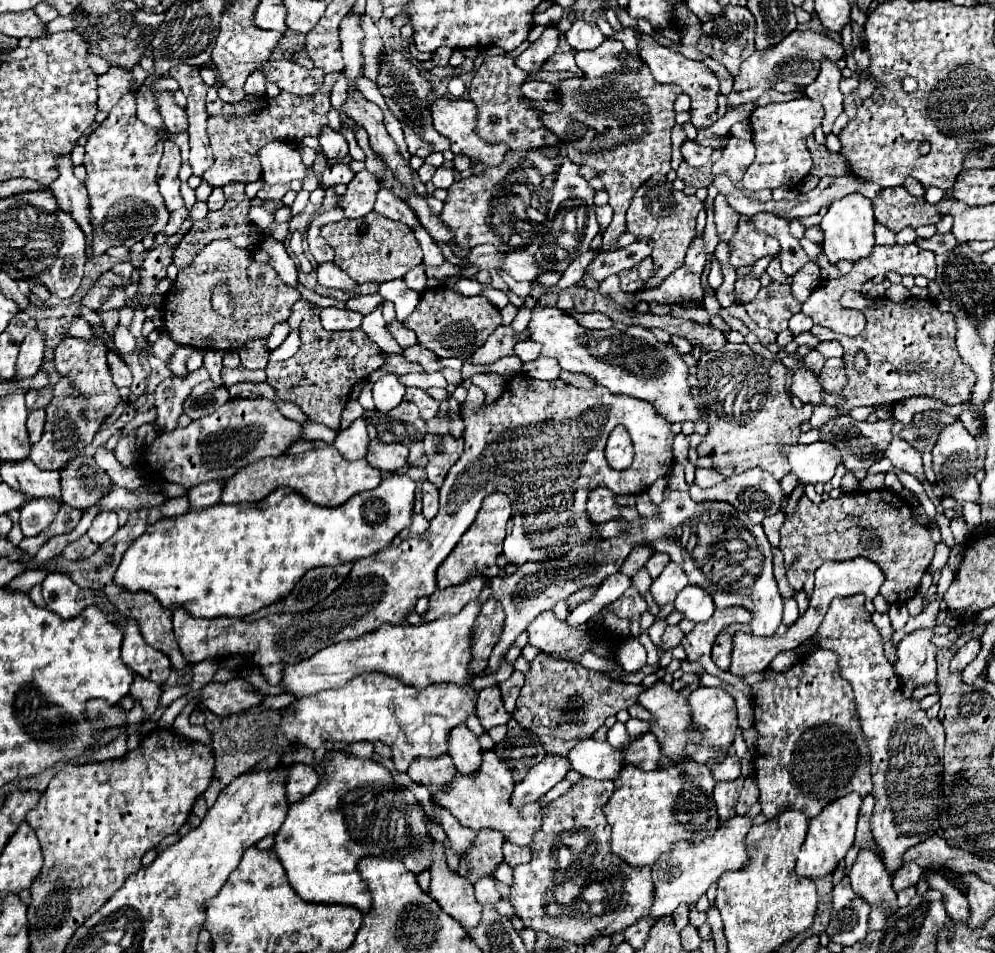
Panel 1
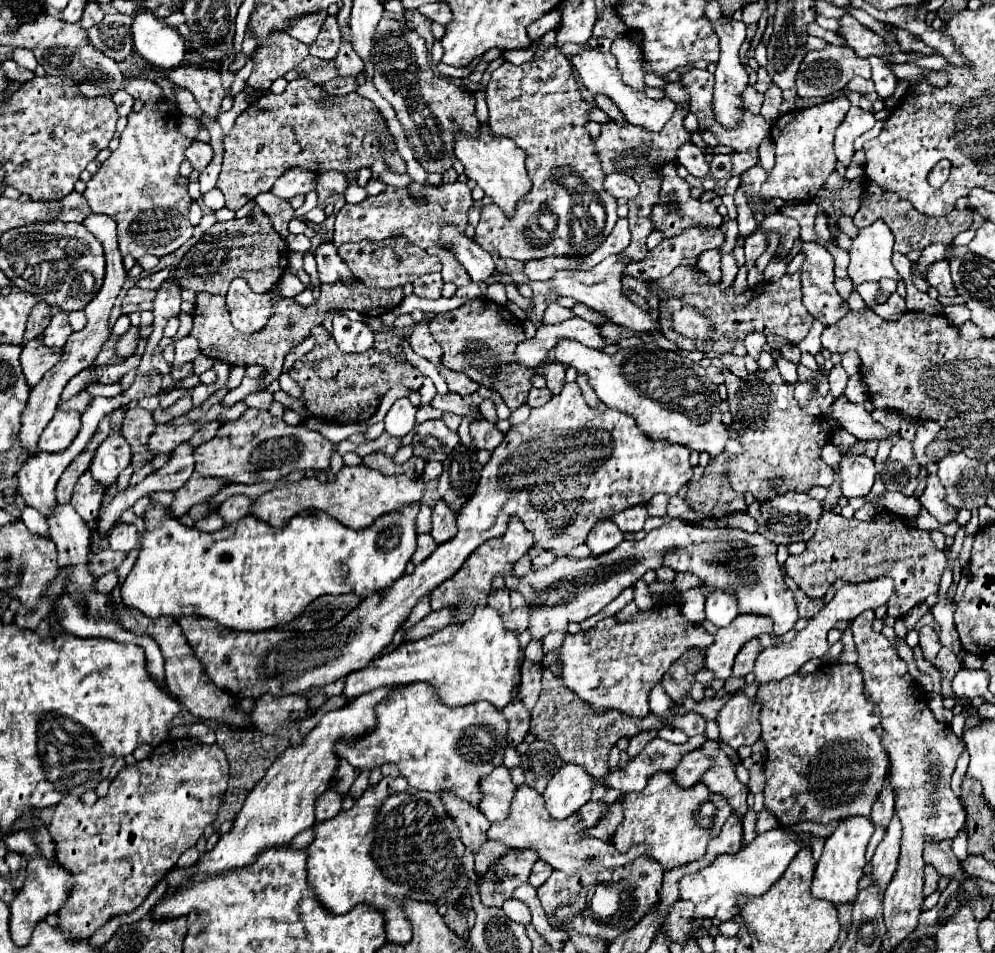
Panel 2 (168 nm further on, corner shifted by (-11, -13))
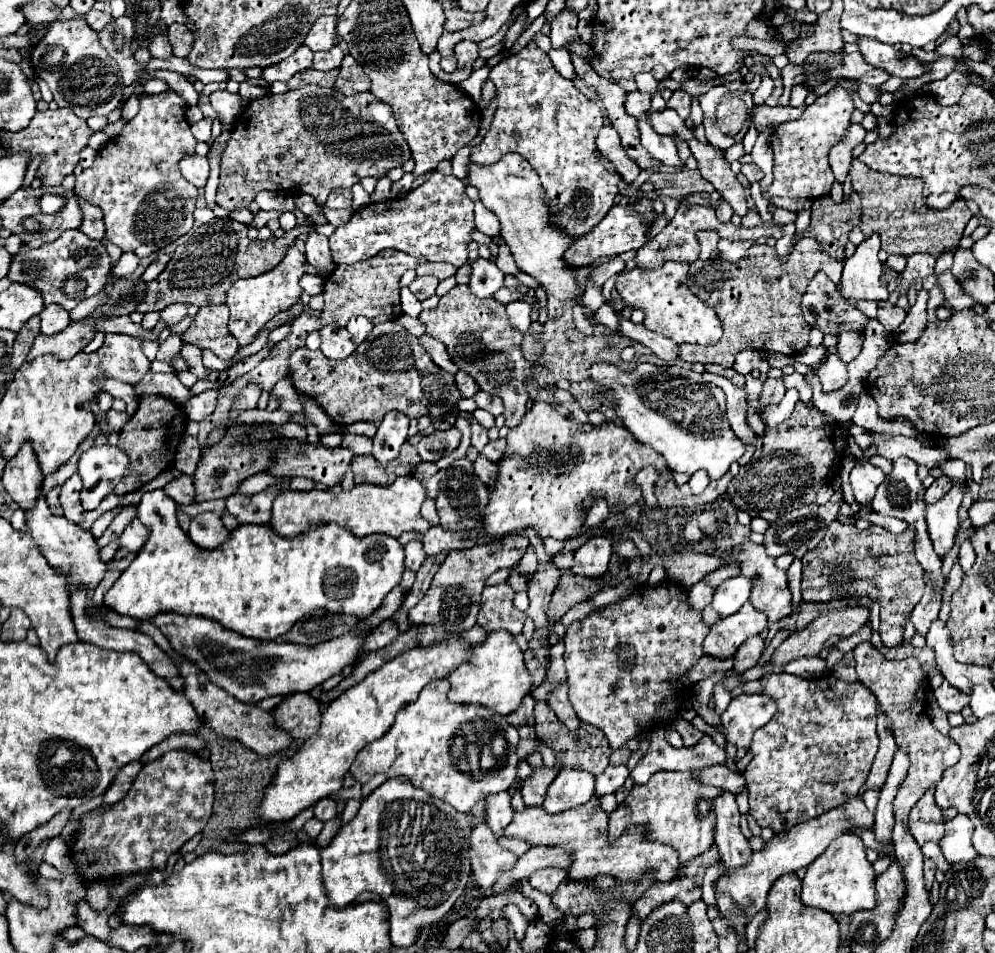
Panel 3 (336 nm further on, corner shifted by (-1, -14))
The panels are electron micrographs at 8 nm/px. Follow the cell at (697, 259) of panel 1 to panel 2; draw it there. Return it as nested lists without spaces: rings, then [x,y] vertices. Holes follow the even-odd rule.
[[[727,221],[727,223],[721,225],[721,231],[725,235],[725,245],[719,247],[719,253],[725,255],[725,253],[731,253],[735,249],[735,245],[737,245],[737,235],[739,235],[737,223],[735,221]]]

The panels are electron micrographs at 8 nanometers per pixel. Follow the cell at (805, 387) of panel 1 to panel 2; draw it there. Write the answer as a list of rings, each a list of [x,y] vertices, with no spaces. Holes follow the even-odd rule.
[[[845,395],[835,397],[831,403],[833,421],[837,421],[845,431],[853,433],[857,439],[891,439],[893,443],[899,439],[899,435],[891,433],[889,429],[883,429],[871,419],[871,413],[865,411],[861,403],[849,401]]]

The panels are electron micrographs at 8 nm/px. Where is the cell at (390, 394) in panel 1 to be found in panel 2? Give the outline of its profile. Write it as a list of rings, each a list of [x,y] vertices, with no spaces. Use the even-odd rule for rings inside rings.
[[[397,399],[385,417],[385,431],[393,437],[407,435],[415,425],[417,407],[409,399]]]

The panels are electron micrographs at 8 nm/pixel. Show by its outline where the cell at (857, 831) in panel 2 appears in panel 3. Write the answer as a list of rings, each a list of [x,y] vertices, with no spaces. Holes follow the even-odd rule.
[[[841,834],[817,862],[813,862],[803,878],[801,902],[829,914],[853,914],[857,910],[873,910],[875,898],[875,870],[865,856],[865,846],[857,834]]]

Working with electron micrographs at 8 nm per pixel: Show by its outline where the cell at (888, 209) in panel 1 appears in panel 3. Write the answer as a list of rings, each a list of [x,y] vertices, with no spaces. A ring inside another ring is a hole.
[[[853,160],[849,176],[863,204],[861,232],[865,234],[865,238],[869,238],[871,234],[879,234],[881,246],[887,254],[901,254],[905,258],[913,254],[931,254],[937,258],[945,252],[955,252],[963,236],[963,230],[973,216],[967,204],[965,208],[953,204],[945,210],[929,210],[929,206],[925,206],[923,200],[921,178],[879,174],[869,170],[859,160]]]

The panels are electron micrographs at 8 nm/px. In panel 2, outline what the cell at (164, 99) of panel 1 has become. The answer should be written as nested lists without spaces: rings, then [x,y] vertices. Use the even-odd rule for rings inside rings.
[[[195,139],[195,141],[191,141],[191,145],[187,147],[185,157],[191,161],[193,169],[201,171],[201,169],[205,169],[205,165],[213,159],[213,147],[211,147],[209,143],[203,143],[203,141]]]

